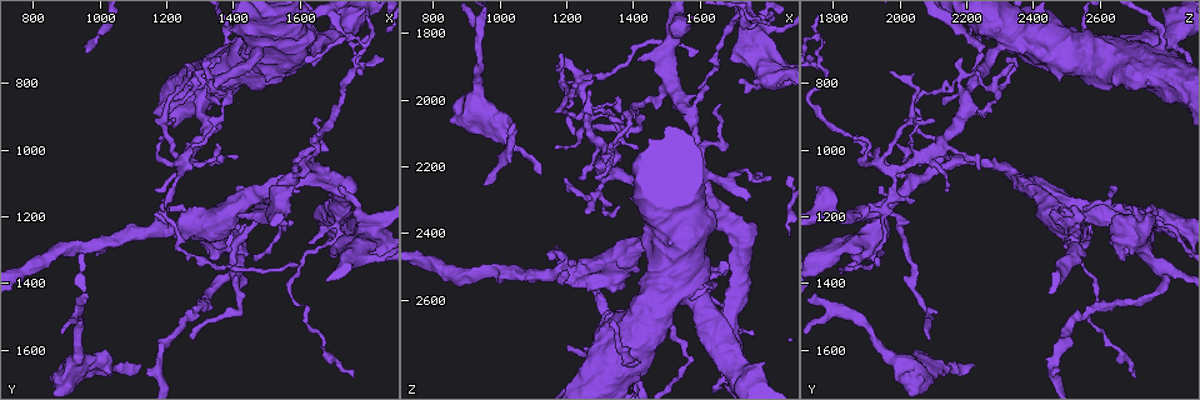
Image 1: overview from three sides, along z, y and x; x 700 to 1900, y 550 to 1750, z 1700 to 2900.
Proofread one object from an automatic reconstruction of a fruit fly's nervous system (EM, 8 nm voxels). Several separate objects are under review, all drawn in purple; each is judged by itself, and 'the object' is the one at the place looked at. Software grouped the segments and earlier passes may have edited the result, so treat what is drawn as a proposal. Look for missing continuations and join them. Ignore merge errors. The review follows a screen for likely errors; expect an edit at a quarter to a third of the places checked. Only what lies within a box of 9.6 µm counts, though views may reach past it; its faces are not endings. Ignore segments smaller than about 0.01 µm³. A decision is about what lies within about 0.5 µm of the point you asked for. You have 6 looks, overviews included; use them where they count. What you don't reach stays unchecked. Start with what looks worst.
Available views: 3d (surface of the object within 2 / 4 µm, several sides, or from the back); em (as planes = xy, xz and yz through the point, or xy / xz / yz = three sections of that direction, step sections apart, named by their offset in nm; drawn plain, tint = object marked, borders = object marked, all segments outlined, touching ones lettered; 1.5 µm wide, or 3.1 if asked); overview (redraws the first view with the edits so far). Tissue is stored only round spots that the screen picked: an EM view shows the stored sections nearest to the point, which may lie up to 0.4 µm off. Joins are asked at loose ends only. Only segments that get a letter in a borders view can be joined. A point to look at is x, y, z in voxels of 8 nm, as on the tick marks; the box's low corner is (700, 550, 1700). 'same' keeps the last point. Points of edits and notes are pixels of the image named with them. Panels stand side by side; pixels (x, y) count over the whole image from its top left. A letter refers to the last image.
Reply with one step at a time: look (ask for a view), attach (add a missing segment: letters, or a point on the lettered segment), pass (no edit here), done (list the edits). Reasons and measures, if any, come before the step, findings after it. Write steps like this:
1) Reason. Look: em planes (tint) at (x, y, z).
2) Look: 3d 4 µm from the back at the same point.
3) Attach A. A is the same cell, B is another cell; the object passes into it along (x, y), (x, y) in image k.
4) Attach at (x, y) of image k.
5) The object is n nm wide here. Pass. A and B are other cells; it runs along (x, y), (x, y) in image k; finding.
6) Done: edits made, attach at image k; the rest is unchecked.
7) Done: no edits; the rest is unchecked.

Tapers out. Look: 3d 2 µm at (1120, 1660, 2230).

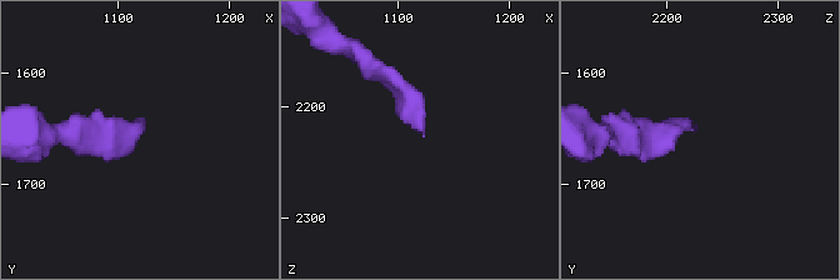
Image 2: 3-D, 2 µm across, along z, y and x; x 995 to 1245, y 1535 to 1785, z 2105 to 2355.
Look: em planes (borders) at (1124, 1652, 2224).

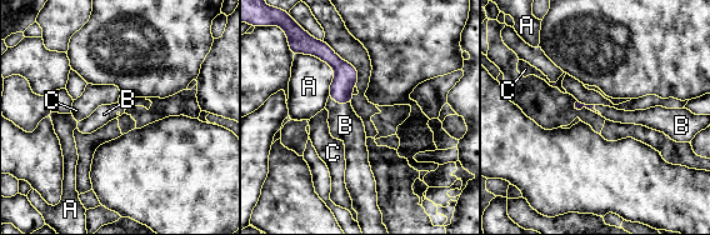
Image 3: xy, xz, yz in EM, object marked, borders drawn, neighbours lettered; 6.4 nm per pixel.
Attach B. B is the same cell, A and C are other cells; the object passes into it along (345, 79), (340, 104), (345, 125) in image 3; the cell continues.

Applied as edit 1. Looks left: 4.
Look: overview.

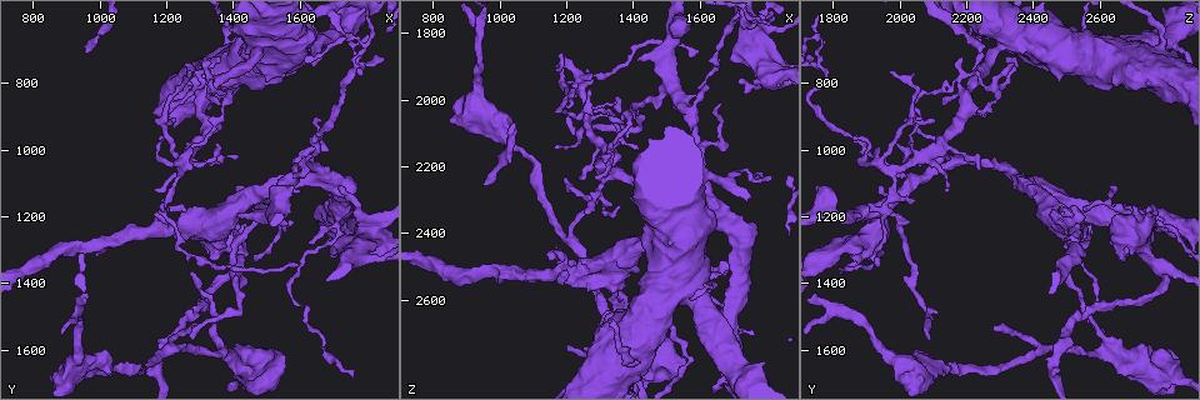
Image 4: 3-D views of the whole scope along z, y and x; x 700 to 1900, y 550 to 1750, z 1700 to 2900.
An open end. Look: 3d 2 µm at (1280, 1560, 2080).

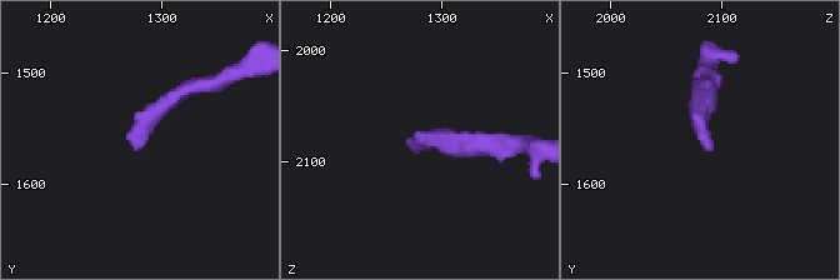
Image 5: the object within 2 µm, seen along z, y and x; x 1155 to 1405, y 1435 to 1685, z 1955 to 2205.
Look: em yz step 4 (tint) at (1272, 1568, 2086).

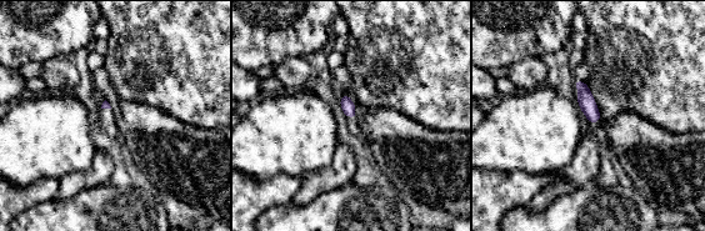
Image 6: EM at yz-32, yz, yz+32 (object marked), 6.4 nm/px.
Look: em planes (borders) at the same point.

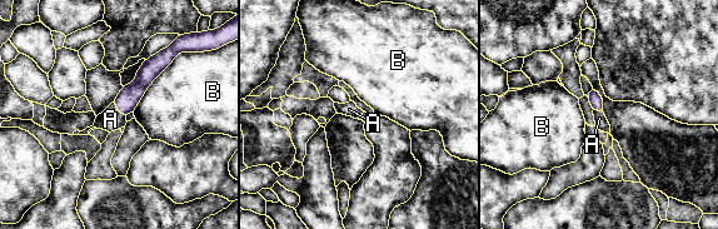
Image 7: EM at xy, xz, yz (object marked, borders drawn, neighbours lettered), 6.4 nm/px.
Attach A. A is the same cell, B is another cell; the object passes into it along (128, 99), (119, 110), (110, 119) in image 7; the cell continues.

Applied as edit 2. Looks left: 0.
Done: edits made, attach at image 3, attach at image 7; the rest is unchecked.

